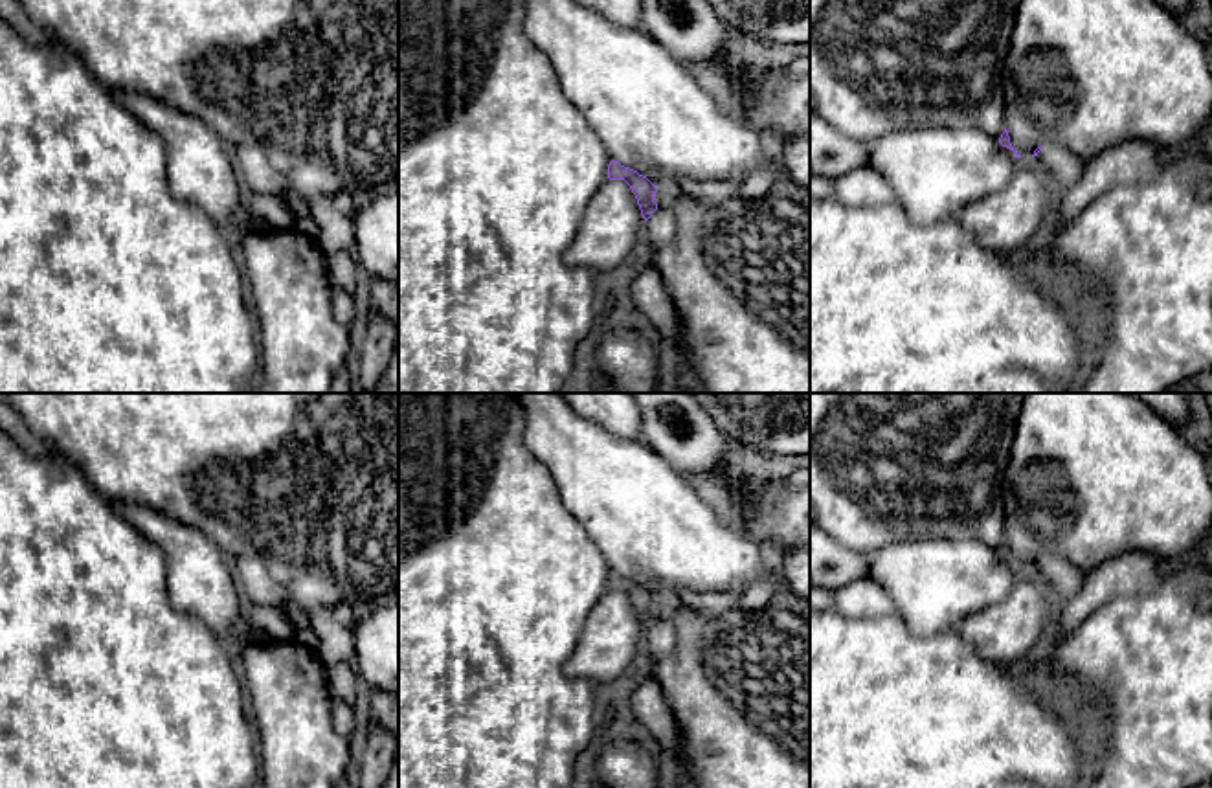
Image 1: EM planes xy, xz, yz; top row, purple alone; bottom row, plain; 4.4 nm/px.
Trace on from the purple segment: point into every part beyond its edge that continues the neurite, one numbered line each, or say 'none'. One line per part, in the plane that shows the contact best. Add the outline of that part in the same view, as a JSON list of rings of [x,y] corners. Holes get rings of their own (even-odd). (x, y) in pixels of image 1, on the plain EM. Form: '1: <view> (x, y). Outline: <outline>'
1: xz (660, 641). Outline: [[[659,619],[645,632],[643,656],[645,658],[668,658],[678,652],[678,636],[670,621]]]

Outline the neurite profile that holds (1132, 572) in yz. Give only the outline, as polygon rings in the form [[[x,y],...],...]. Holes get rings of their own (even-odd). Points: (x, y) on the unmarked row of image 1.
[[[1124,551],[1085,575],[1082,591],[1058,602],[1056,636],[1074,632],[1093,612],[1115,597],[1146,595],[1159,588],[1164,575],[1157,558],[1142,551]]]

